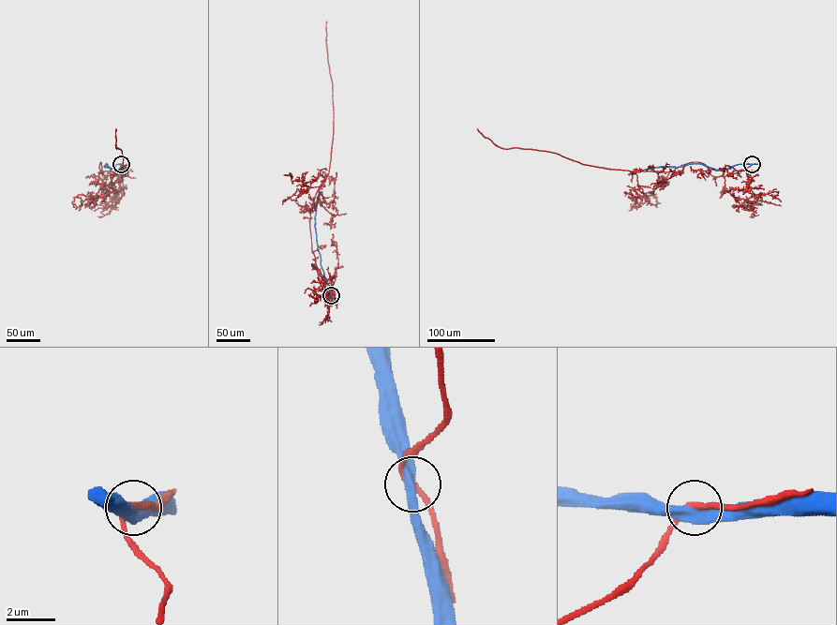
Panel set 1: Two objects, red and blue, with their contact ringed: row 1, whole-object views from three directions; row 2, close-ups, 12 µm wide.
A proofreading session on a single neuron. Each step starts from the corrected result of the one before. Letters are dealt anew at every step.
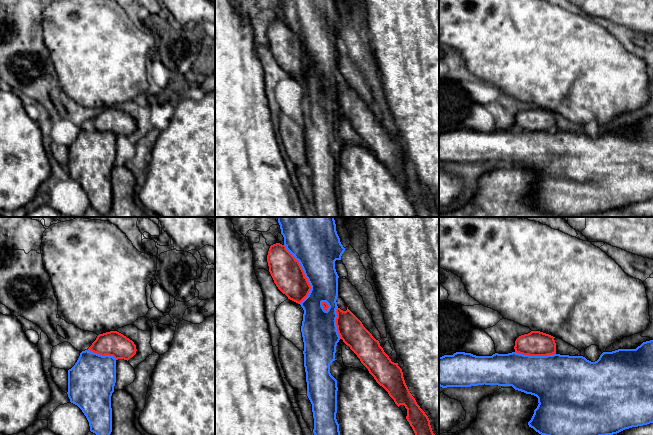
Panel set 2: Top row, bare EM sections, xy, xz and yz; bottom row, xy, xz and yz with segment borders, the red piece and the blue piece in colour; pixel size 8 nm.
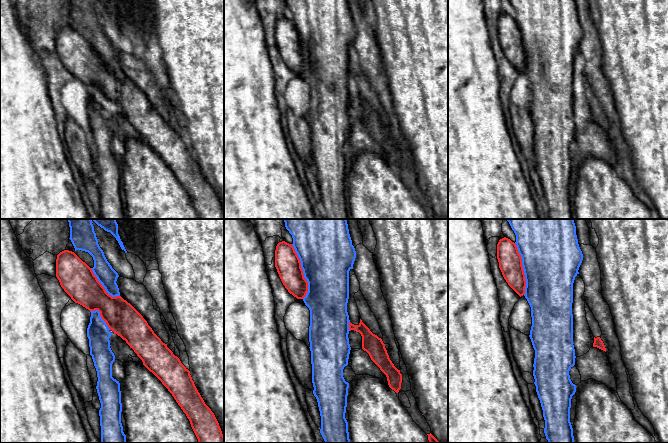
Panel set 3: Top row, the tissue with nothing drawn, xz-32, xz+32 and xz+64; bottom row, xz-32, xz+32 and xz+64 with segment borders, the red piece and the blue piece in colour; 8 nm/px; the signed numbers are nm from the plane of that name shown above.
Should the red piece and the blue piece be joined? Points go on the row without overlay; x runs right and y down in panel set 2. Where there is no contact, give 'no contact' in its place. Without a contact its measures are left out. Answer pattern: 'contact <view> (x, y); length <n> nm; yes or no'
contact xz (304, 50); length 500 nm; no

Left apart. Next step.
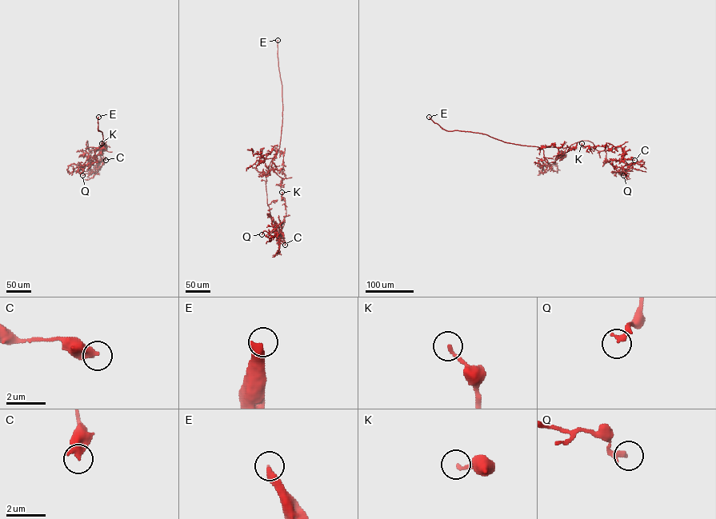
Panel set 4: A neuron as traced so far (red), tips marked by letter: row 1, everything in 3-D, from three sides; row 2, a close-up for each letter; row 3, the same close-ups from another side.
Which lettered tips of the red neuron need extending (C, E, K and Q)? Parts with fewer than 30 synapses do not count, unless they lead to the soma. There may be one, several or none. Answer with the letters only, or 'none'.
E

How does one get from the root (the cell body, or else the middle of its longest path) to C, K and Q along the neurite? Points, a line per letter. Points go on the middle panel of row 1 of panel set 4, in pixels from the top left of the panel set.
C: (271, 161), (266, 177), (267, 203), (285, 245)
K: (271, 161), (266, 177), (267, 203), (270, 216), (281, 231), (286, 214), (282, 192)
Q: (271, 161), (266, 173), (266, 189), (270, 217), (276, 231), (274, 229), (270, 232), (263, 231), (262, 234)

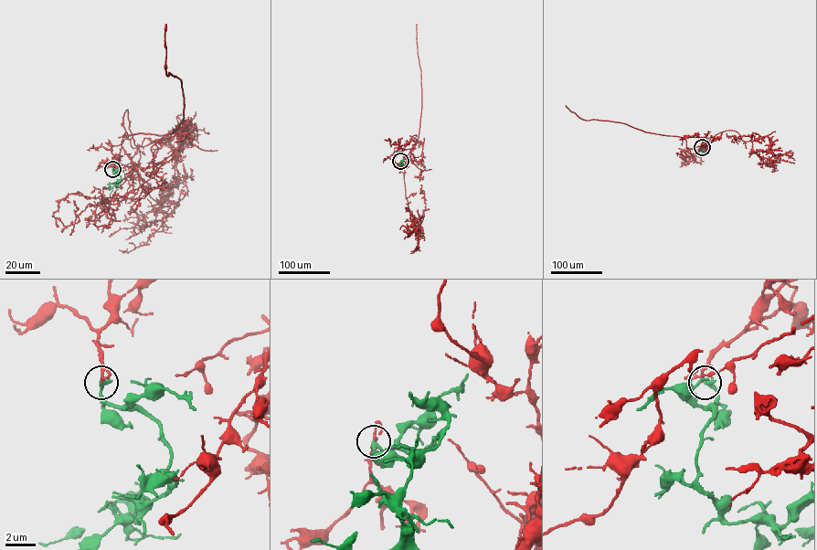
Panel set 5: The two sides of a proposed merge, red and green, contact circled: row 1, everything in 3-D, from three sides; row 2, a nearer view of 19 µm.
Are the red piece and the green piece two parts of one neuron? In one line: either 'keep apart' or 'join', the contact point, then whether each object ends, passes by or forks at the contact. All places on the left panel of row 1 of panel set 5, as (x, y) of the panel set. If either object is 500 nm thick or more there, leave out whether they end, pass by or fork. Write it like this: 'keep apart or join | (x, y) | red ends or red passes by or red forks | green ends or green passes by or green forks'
join | (112, 169) | red passes by | green ends

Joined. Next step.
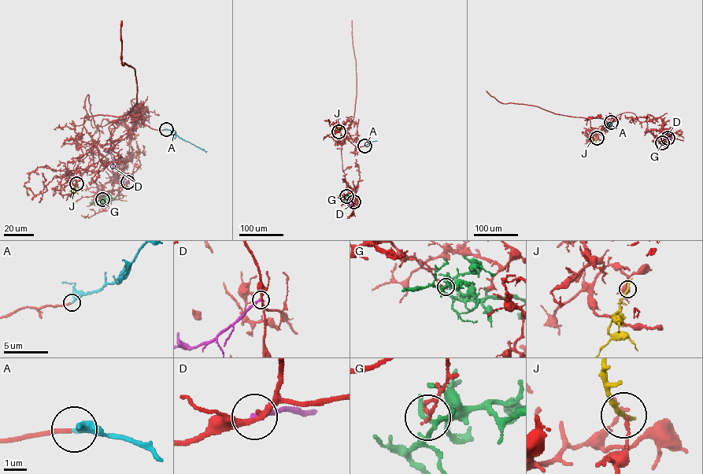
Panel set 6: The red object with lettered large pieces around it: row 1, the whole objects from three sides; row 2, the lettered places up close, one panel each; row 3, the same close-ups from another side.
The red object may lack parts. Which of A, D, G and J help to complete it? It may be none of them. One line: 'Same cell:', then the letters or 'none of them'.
Same cell: A

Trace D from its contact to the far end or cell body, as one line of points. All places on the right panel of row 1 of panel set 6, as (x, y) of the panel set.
D: (667, 138), (670, 135), (665, 128)

